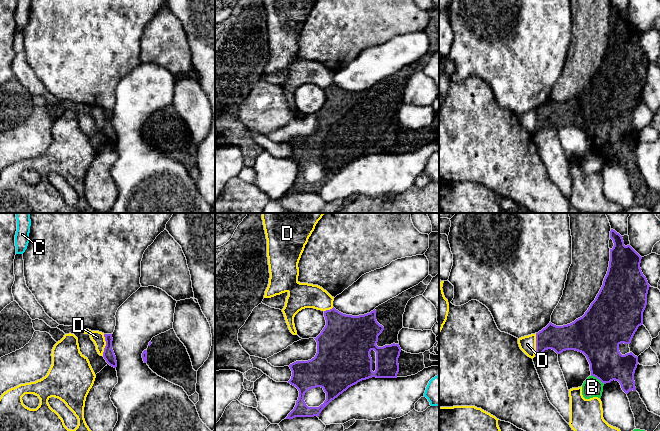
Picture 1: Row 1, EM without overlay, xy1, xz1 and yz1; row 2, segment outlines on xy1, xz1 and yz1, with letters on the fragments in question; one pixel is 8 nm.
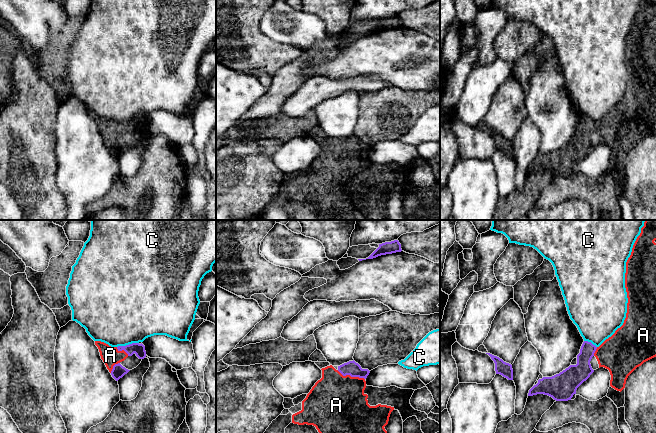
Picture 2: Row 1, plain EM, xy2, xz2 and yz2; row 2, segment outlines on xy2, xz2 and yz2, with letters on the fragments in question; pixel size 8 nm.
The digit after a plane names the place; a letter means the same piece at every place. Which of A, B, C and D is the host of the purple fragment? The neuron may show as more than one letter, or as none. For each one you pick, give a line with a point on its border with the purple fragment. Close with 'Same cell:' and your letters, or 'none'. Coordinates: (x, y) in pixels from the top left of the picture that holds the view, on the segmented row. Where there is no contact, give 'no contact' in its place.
A: contact xz2 (351, 376)
Same cell: A

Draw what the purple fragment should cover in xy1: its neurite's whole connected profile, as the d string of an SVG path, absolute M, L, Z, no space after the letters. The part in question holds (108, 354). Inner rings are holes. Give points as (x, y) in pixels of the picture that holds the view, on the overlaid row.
M104 334L104 337L106 341L106 346L104 348L103 357L110 366L116 368L117 361L114 351L112 349L112 341L113 341L112 334Z

